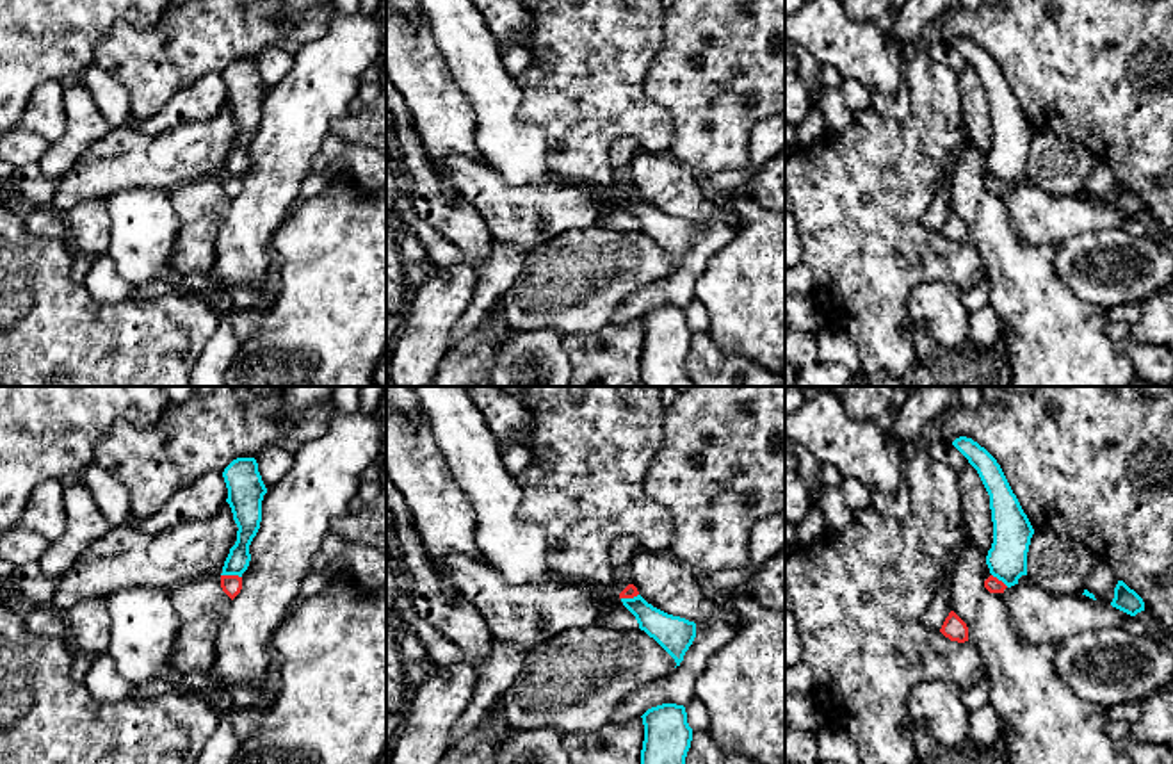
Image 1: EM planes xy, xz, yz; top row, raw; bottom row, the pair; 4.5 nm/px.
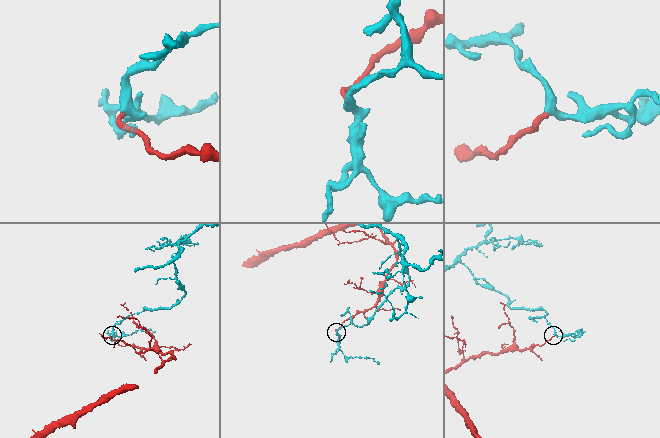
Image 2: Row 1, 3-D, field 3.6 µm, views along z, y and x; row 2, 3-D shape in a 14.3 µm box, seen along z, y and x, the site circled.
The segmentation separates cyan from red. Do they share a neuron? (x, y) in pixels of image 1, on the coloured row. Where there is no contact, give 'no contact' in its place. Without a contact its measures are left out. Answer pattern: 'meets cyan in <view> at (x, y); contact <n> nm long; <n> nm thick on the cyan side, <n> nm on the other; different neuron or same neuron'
meets cyan in xy at (232, 574); contact 100 nm long; 110 nm thick on the cyan side, 90 nm on the other; different neuron

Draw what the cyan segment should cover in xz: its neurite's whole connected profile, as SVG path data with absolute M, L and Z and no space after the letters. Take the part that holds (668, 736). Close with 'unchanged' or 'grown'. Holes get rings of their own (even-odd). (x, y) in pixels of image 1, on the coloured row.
M662 703L643 716L644 741L641 764L685 764L692 741L684 705Z; unchanged

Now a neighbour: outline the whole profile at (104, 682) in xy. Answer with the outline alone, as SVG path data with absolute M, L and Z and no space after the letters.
M105 652L93 657L85 687L98 702L119 702L130 698L135 686L119 675L114 659Z

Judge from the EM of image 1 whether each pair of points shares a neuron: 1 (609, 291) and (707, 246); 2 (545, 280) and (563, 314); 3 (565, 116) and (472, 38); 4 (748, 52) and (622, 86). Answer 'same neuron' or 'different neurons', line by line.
1: different neurons
2: same neuron
3: different neurons
4: different neurons

